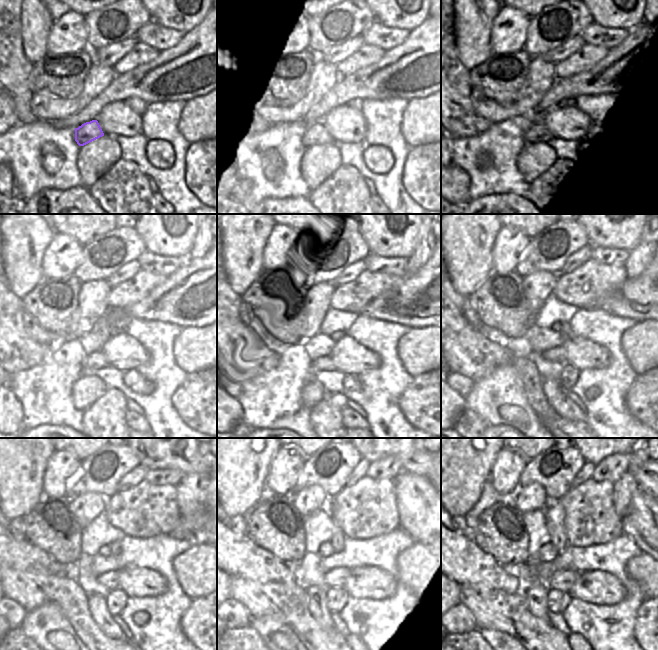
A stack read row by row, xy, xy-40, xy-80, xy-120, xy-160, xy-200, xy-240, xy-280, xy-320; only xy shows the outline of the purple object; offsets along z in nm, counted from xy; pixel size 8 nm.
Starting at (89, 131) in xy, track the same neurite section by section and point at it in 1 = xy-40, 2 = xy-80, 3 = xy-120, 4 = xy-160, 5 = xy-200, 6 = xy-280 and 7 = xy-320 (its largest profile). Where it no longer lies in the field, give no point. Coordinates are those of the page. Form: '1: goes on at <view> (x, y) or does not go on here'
1: goes on at xy-40 (315, 134)
2: goes on at xy-80 (538, 133)
3: goes on at xy-120 (97, 360)
4: goes on at xy-160 (325, 363)
5: goes on at xy-200 (555, 354)
6: goes on at xy-280 (335, 578)
7: goes on at xy-320 (562, 580)

